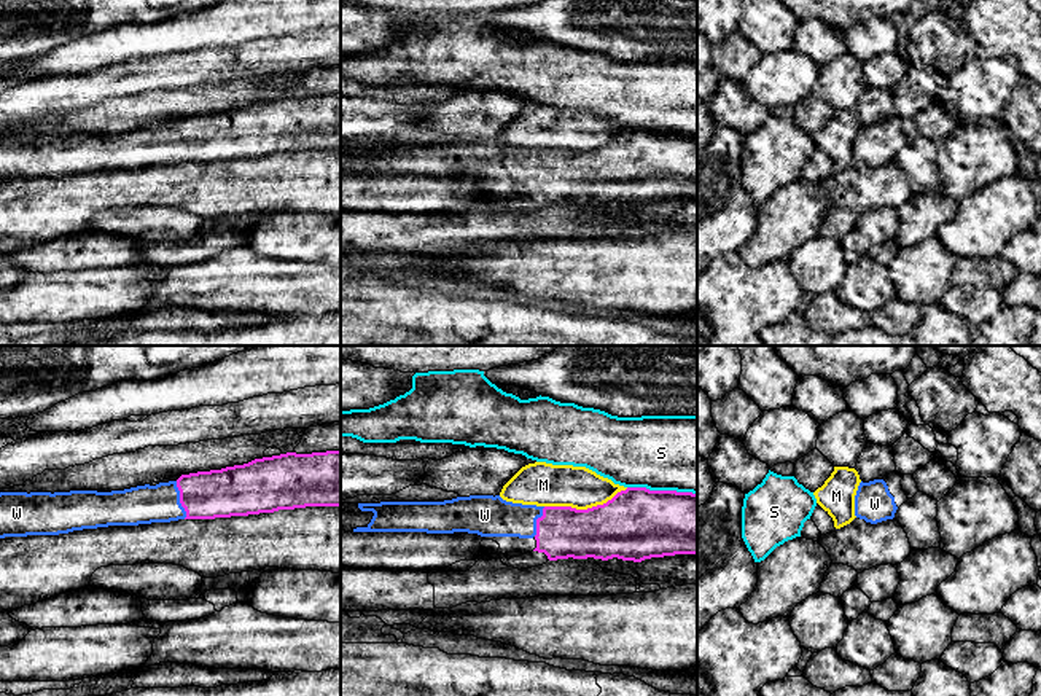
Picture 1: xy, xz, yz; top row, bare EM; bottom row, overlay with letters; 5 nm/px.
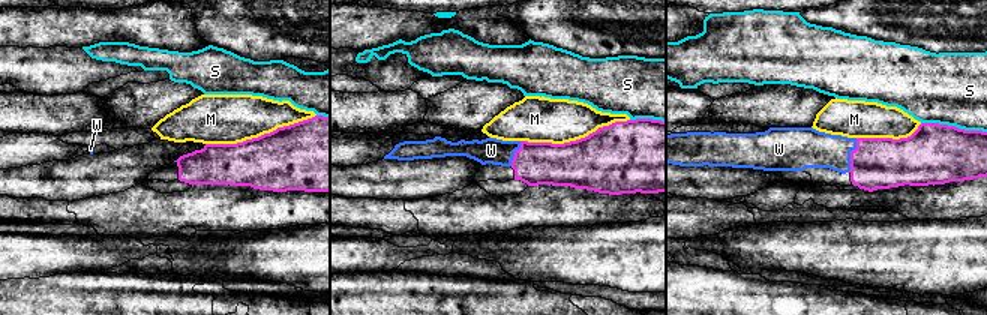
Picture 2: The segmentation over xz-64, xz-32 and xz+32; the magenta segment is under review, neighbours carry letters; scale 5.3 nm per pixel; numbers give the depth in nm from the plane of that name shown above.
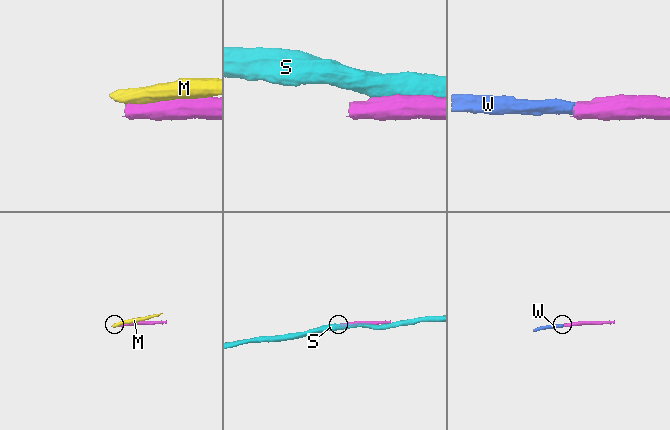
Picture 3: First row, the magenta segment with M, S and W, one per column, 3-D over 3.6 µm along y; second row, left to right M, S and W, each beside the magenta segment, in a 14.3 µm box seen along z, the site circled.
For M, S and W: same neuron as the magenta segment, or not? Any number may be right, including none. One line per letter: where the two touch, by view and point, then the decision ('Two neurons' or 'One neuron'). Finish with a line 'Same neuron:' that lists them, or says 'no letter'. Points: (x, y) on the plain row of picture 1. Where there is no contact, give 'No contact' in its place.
M: Touches magenta at xz (588, 152). Two neurons
S: Touches magenta at xz (662, 134). Two neurons
W: Touches magenta at xy (180, 144). One neuron
Same neuron: W

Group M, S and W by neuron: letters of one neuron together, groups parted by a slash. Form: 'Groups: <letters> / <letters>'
Groups: M / S / W

